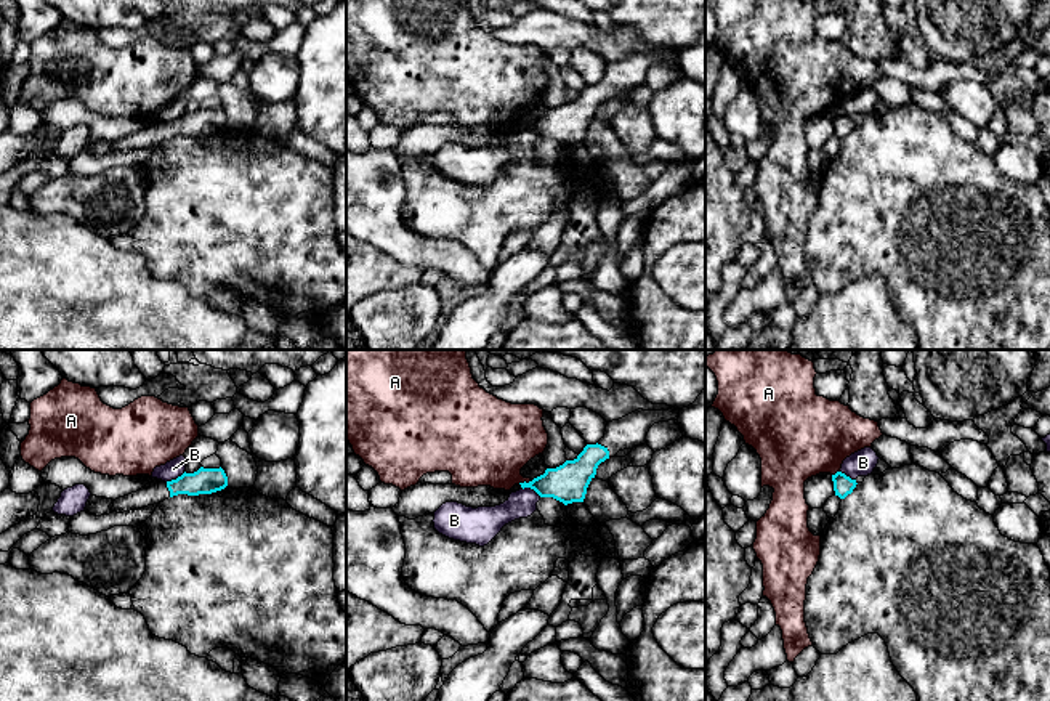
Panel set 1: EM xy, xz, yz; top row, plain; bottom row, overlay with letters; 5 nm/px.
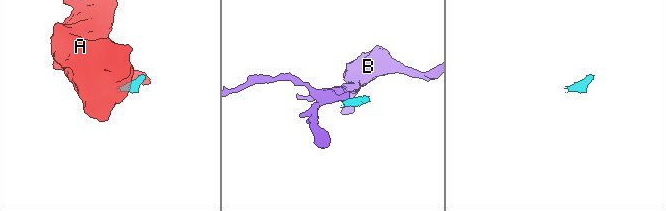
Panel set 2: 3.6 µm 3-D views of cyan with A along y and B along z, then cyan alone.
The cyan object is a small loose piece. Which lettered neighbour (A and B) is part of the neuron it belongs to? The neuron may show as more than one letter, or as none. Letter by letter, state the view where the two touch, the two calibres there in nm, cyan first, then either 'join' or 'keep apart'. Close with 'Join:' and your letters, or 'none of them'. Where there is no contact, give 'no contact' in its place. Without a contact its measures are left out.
A: xz | 200/400 nm | keep apart
B: xy | 130/90 nm | keep apart
Join: none of them

